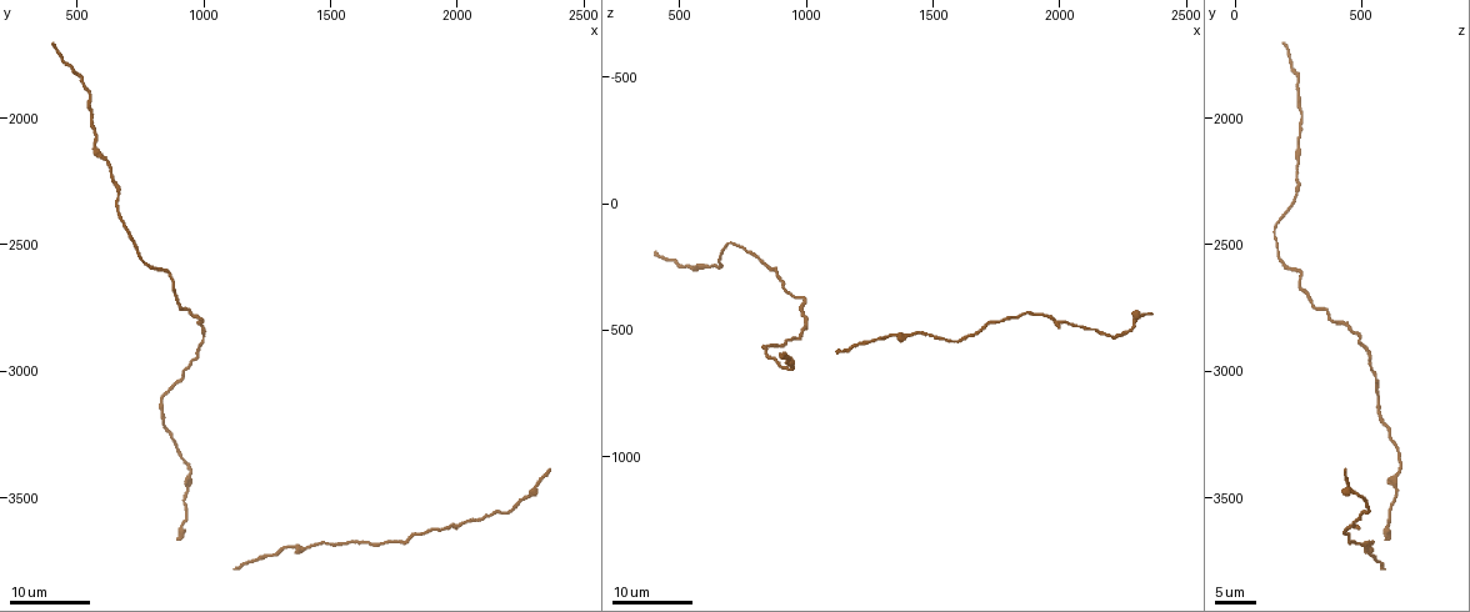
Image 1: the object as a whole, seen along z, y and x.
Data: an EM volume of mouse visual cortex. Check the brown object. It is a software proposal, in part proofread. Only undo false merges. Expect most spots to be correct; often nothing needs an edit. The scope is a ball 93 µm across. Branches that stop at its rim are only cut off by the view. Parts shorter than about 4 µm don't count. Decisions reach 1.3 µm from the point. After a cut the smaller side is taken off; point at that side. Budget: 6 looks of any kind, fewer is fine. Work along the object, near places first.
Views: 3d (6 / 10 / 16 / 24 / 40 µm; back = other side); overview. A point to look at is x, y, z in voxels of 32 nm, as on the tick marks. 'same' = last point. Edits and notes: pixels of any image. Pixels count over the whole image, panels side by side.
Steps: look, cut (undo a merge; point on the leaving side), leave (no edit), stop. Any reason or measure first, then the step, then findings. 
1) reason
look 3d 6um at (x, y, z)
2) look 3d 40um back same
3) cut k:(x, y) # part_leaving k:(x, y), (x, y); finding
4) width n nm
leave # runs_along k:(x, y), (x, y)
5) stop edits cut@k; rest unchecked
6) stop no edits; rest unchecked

sudden change in width
look 3d 24um at (930, 3480, 650)

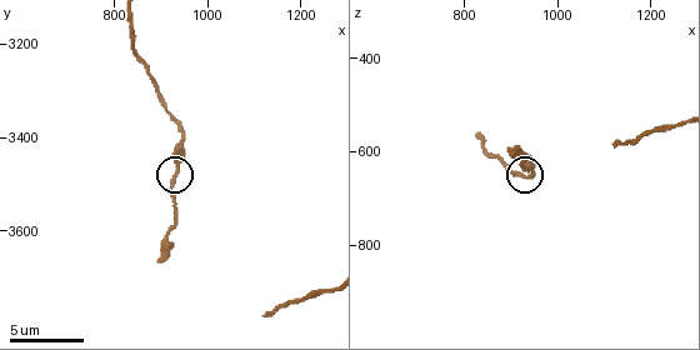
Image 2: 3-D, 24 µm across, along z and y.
zoom in
look 3d 6um at (930, 3480, 635)

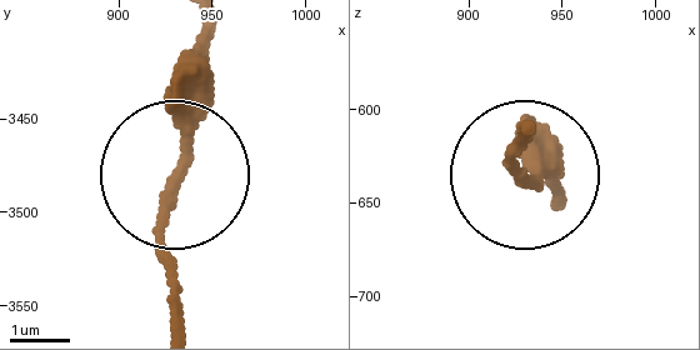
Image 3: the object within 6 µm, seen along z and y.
leave # runs_along 3:(553, 193), (514, 158), (514, 133); continuous, no second neuron

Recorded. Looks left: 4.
look 3d 16um at (1410, 3700, 520)

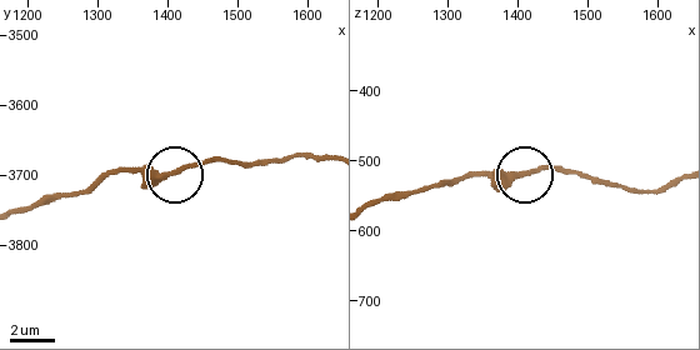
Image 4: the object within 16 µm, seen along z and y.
closer look
look 3d 6um at (1420, 3690, 510)

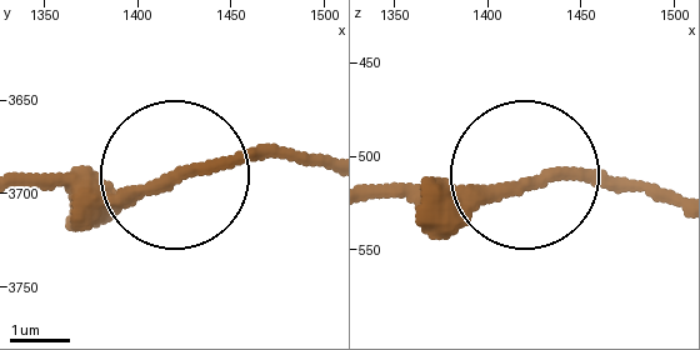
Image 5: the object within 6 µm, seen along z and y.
leave # all the same neuron

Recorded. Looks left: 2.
calibre changes
look 3d 24um at (1000, 2790, 380)

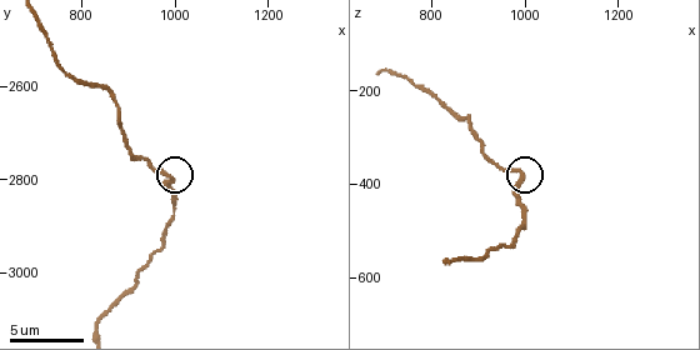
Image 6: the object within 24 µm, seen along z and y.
look 3d 6um at (1000, 2795, 380)

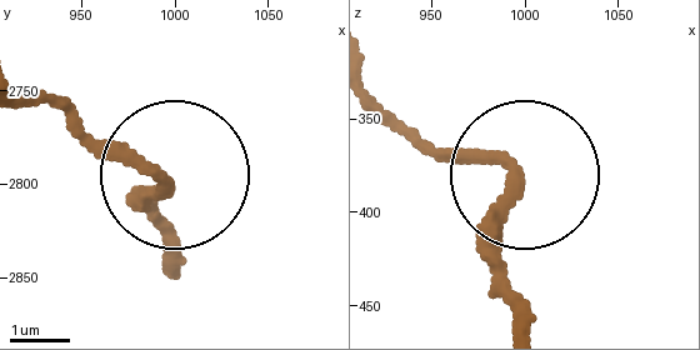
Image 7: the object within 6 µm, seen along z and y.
leave # runs_along 7:(518, 320), (503, 166), (403, 131); one neuron here

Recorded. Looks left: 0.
stop no edits; rest unchecked

